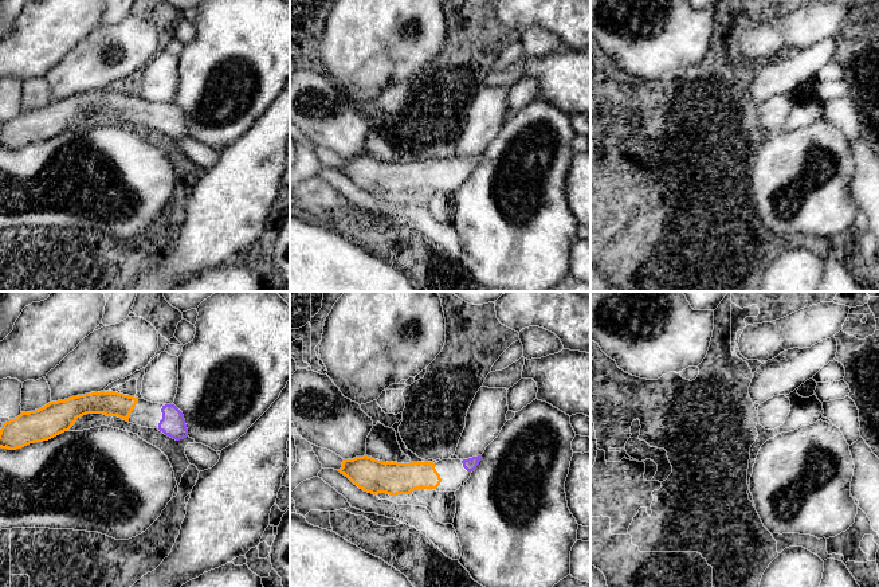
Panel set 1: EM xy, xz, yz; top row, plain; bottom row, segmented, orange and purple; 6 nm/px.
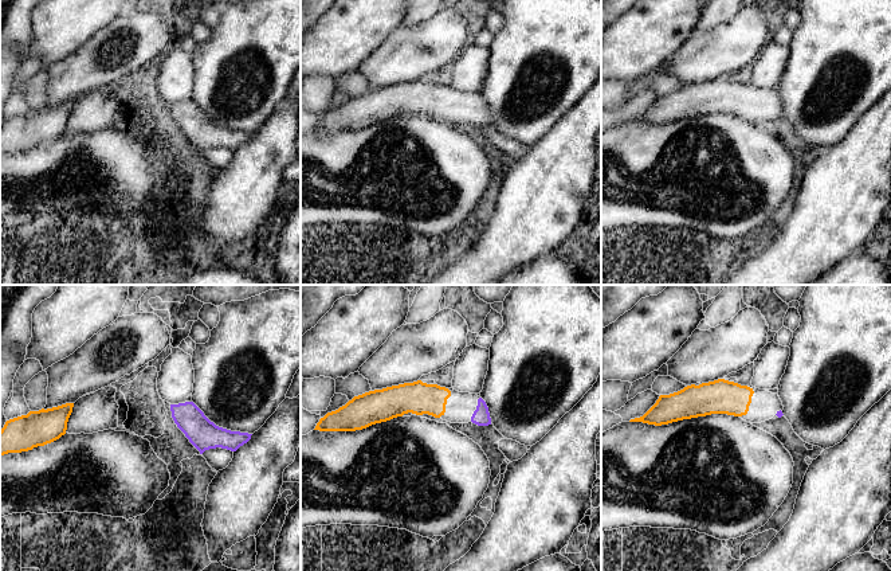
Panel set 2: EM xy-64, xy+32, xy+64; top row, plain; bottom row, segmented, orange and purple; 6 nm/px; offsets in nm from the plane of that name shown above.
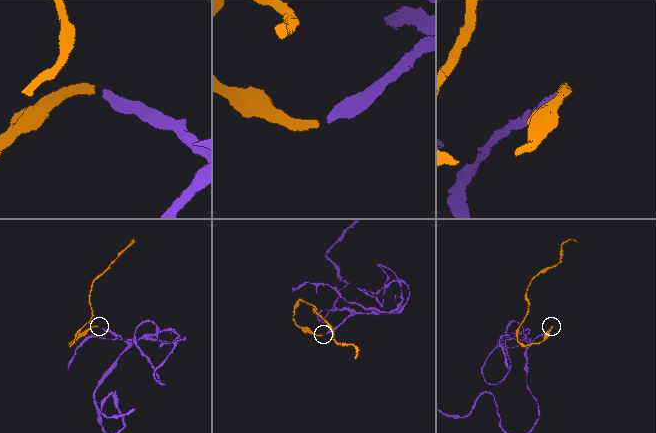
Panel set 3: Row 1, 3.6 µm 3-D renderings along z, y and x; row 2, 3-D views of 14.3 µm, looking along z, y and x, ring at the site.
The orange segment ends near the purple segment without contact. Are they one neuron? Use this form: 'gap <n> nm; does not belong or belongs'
gap 150 nm; belongs

